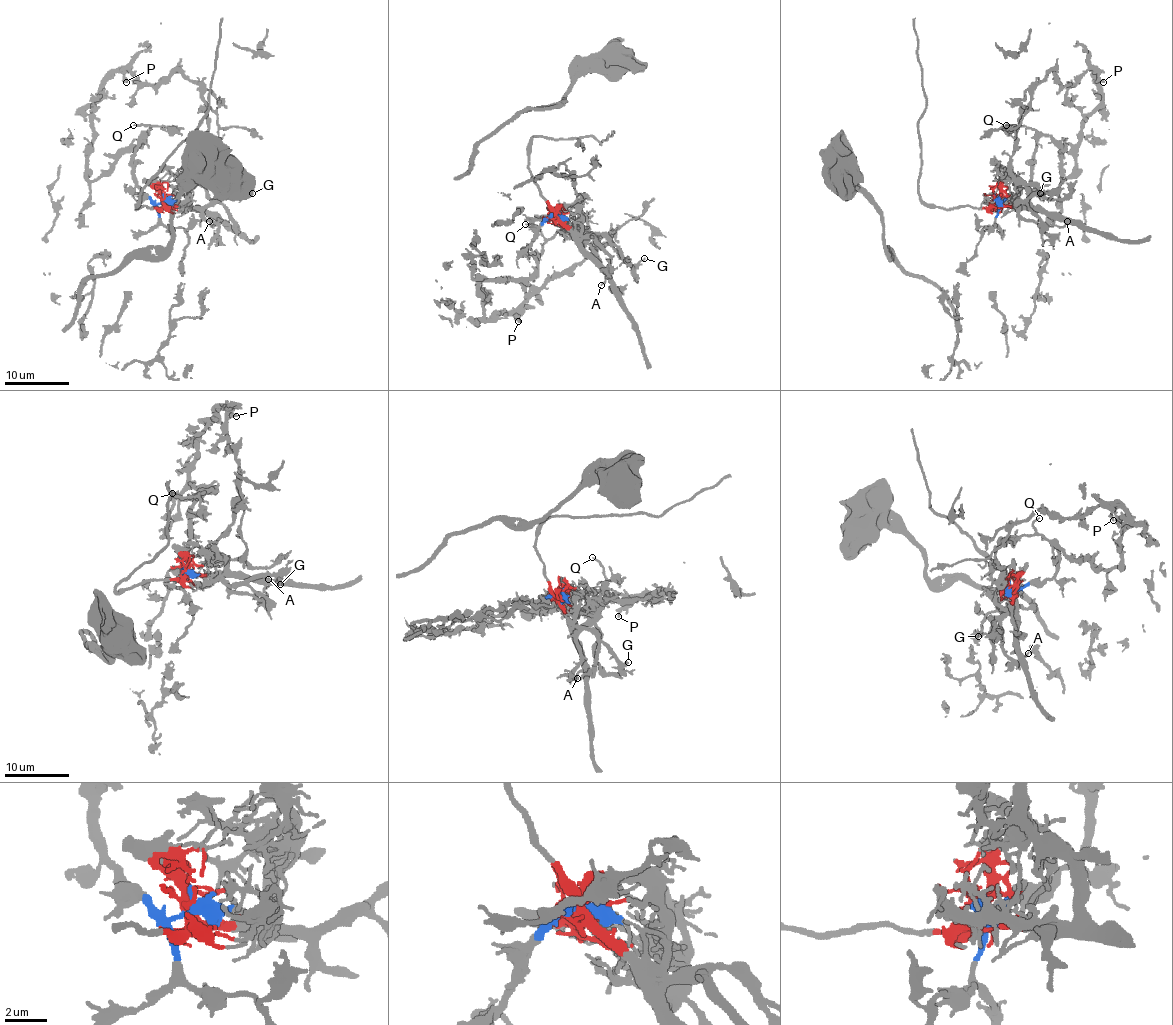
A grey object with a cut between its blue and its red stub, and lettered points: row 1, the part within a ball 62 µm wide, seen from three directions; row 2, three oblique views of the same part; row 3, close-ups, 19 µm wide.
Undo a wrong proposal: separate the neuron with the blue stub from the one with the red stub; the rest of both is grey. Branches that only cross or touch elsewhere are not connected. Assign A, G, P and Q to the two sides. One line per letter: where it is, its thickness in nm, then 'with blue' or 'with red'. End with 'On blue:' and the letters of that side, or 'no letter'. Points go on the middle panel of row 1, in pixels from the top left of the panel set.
A: place (601, 285); calibre 190 nm; with red
G: place (644, 258); calibre 150 nm; with red
P: place (518, 321); calibre 200 nm; with blue
Q: place (525, 224); calibre 170 nm; with blue
On blue: P, Q

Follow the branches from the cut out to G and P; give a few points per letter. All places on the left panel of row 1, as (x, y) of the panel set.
G: (164, 200), (169, 205), (207, 206), (238, 192), (253, 193)
P: (164, 200), (156, 203), (136, 184), (134, 150), (144, 135), (87, 179), (97, 91), (115, 72), (126, 82)

